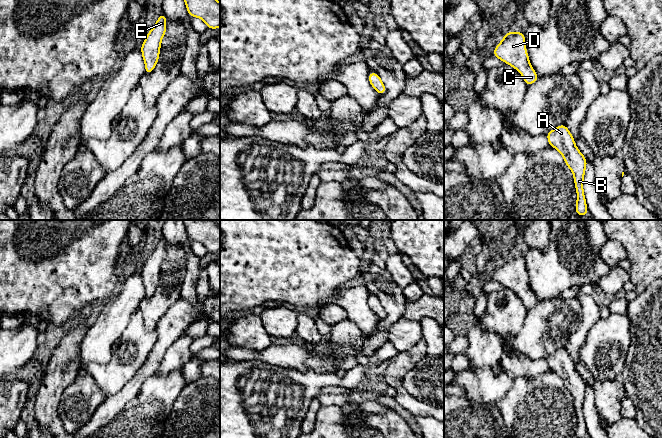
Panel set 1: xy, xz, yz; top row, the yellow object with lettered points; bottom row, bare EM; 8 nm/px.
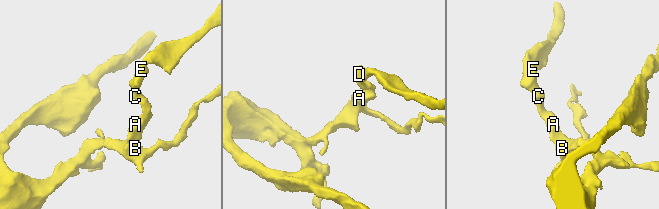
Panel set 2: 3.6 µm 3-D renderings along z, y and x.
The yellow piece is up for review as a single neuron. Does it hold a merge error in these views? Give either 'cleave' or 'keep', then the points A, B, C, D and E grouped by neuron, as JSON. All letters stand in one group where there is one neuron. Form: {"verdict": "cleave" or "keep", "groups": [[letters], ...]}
{"verdict": "keep", "groups": [["A", "B", "C", "D", "E"]]}

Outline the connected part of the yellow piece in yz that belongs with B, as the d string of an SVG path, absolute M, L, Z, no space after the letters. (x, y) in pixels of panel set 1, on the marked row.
M565 124L559 125L554 130L546 134L549 146L558 150L564 159L565 164L572 171L577 193L575 213L579 216L585 216L589 213L584 196L583 182L587 166L585 156L575 145L574 138Z

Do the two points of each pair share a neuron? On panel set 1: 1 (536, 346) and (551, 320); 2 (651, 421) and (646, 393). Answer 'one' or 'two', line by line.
1: one
2: one

